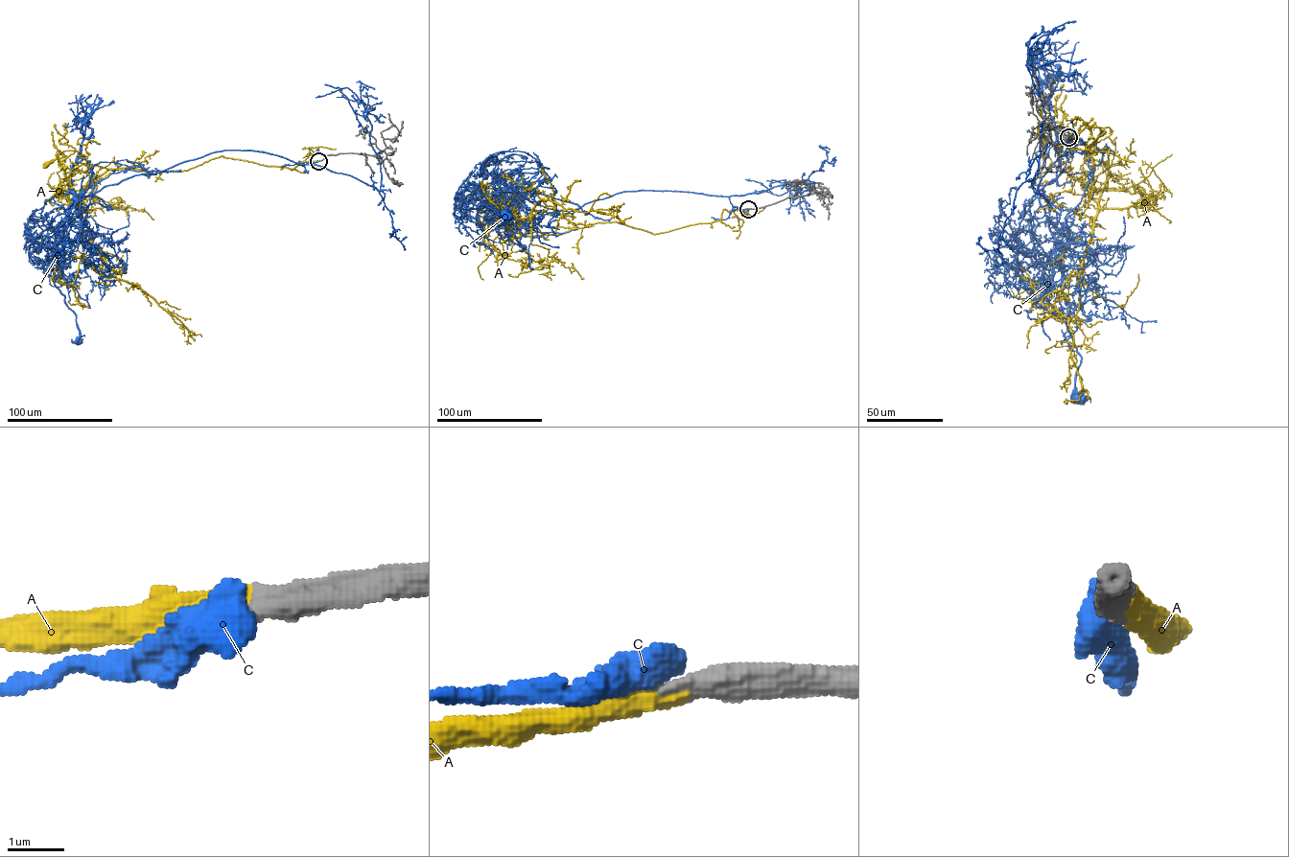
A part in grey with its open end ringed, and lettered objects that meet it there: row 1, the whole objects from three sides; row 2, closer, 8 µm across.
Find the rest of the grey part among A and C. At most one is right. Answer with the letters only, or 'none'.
A

